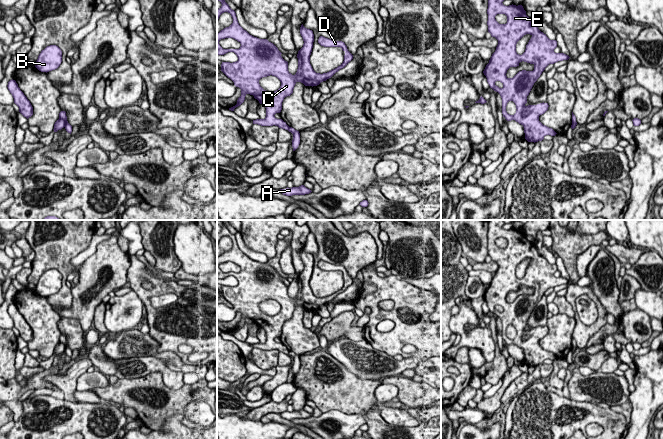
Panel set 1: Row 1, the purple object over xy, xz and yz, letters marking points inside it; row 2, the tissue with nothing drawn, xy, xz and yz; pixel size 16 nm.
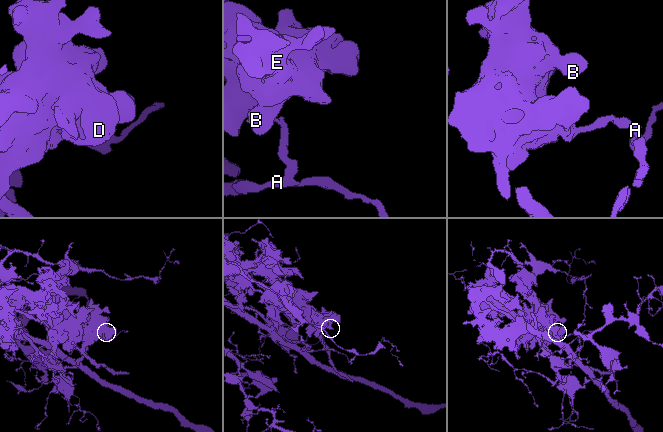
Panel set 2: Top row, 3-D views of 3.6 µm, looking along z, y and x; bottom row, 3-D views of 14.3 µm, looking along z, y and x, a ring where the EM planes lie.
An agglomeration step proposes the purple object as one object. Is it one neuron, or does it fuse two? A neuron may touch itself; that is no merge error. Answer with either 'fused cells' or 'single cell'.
fused cells

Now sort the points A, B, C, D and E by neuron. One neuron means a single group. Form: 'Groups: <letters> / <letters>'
Groups: A / B C D E

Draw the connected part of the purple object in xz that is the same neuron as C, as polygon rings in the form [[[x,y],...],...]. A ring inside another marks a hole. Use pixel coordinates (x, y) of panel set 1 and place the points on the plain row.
[[[221,220],[217,224],[222,230],[217,233],[217,245],[224,236],[231,238],[233,247],[217,257],[217,279],[224,279],[228,276],[234,276],[238,284],[236,286],[222,286],[221,295],[230,302],[236,311],[241,313],[241,320],[237,328],[229,334],[240,330],[247,318],[253,319],[260,328],[266,332],[266,341],[264,343],[253,344],[253,348],[261,350],[278,350],[288,354],[289,350],[282,343],[277,343],[274,339],[282,334],[282,326],[285,321],[293,317],[294,310],[297,306],[305,310],[317,310],[321,306],[331,302],[336,296],[344,292],[352,283],[353,279],[348,275],[347,270],[342,265],[335,265],[320,260],[318,267],[324,271],[340,271],[344,276],[344,285],[337,292],[327,297],[316,297],[310,288],[310,279],[313,272],[314,258],[313,255],[303,250],[300,251],[300,258],[303,262],[303,271],[298,275],[298,293],[295,299],[288,295],[288,286],[285,285],[278,272],[267,263],[259,263],[250,259],[238,247],[236,237]],[[225,262],[237,264],[241,270],[239,273],[223,273],[219,265]],[[267,300],[275,300],[281,310],[274,316],[264,314],[259,304]]]

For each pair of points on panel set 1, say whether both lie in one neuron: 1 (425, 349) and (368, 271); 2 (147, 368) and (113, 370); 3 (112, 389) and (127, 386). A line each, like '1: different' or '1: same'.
1: same
2: same
3: same

